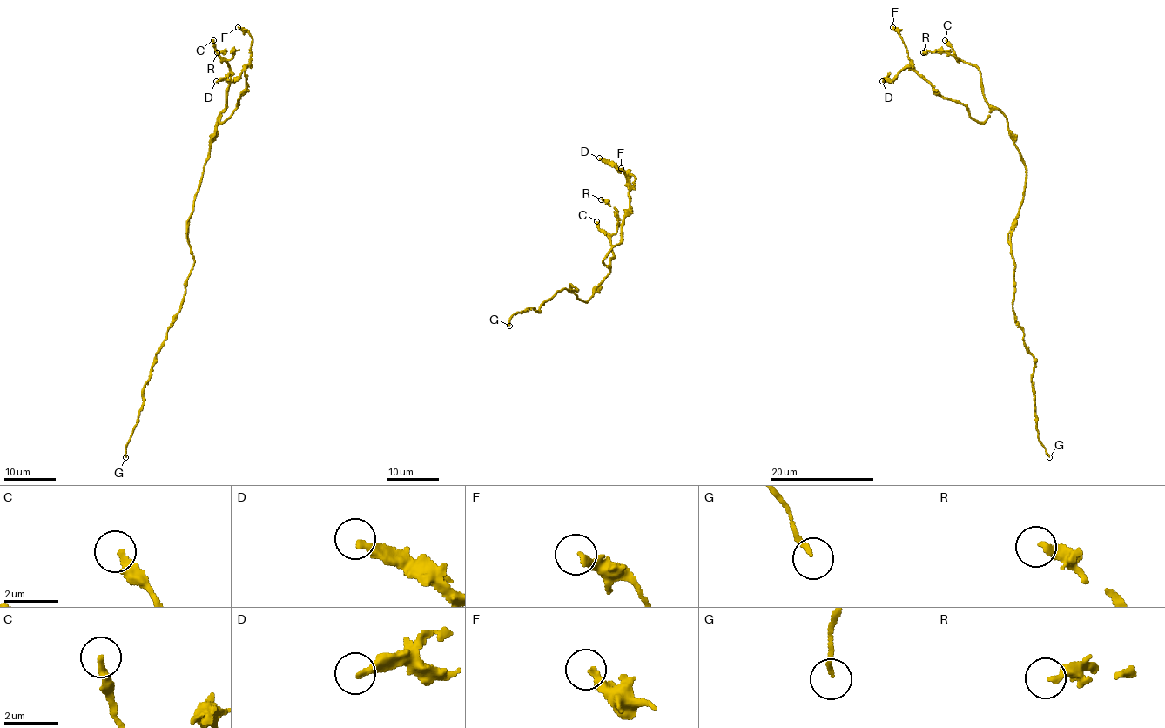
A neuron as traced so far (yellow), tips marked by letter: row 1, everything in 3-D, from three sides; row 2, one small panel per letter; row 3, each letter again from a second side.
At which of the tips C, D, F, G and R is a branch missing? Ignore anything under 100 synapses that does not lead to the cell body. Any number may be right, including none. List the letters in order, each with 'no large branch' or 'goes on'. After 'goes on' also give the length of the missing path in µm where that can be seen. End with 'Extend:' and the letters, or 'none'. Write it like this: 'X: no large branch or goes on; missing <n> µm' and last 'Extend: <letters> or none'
C: goes on; missing 45 µm
D: goes on; missing 60 µm
F: no large branch
G: no large branch
R: no large branch
Extend: C, D

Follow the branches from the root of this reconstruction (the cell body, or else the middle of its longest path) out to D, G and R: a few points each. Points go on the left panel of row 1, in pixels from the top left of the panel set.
D: (193, 204), (217, 117), (225, 110), (223, 122), (238, 107), (245, 70), (216, 81)
G: (193, 204), (187, 232), (193, 266), (181, 309), (154, 358), (144, 388), (142, 409), (127, 444), (125, 457)
R: (193, 204), (217, 129), (217, 117), (225, 108), (230, 84), (227, 60), (233, 52), (217, 52)

